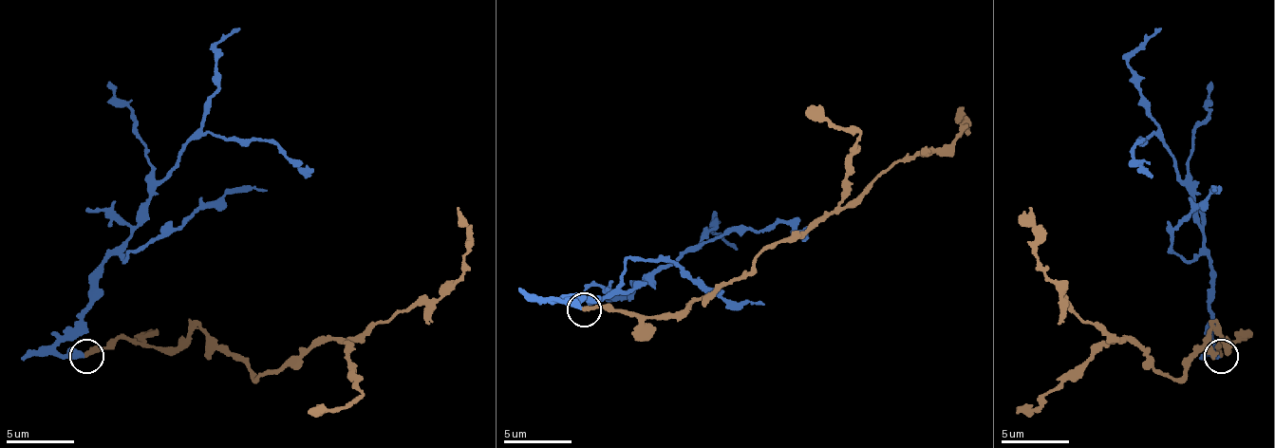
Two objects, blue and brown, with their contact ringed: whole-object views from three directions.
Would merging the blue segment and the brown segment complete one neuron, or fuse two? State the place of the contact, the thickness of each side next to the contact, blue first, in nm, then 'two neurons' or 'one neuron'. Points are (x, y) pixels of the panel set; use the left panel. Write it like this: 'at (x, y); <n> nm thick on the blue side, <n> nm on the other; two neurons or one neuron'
at (86, 356); 400 nm thick on the blue side, 320 nm on the other; one neuron

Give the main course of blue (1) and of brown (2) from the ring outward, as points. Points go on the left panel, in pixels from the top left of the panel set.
1: (85, 355), (55, 345), (85, 307), (88, 276), (201, 126), (215, 47), (239, 28)
2: (85, 355), (120, 338), (178, 348), (201, 327), (253, 379), (358, 341), (460, 276), (457, 208)

